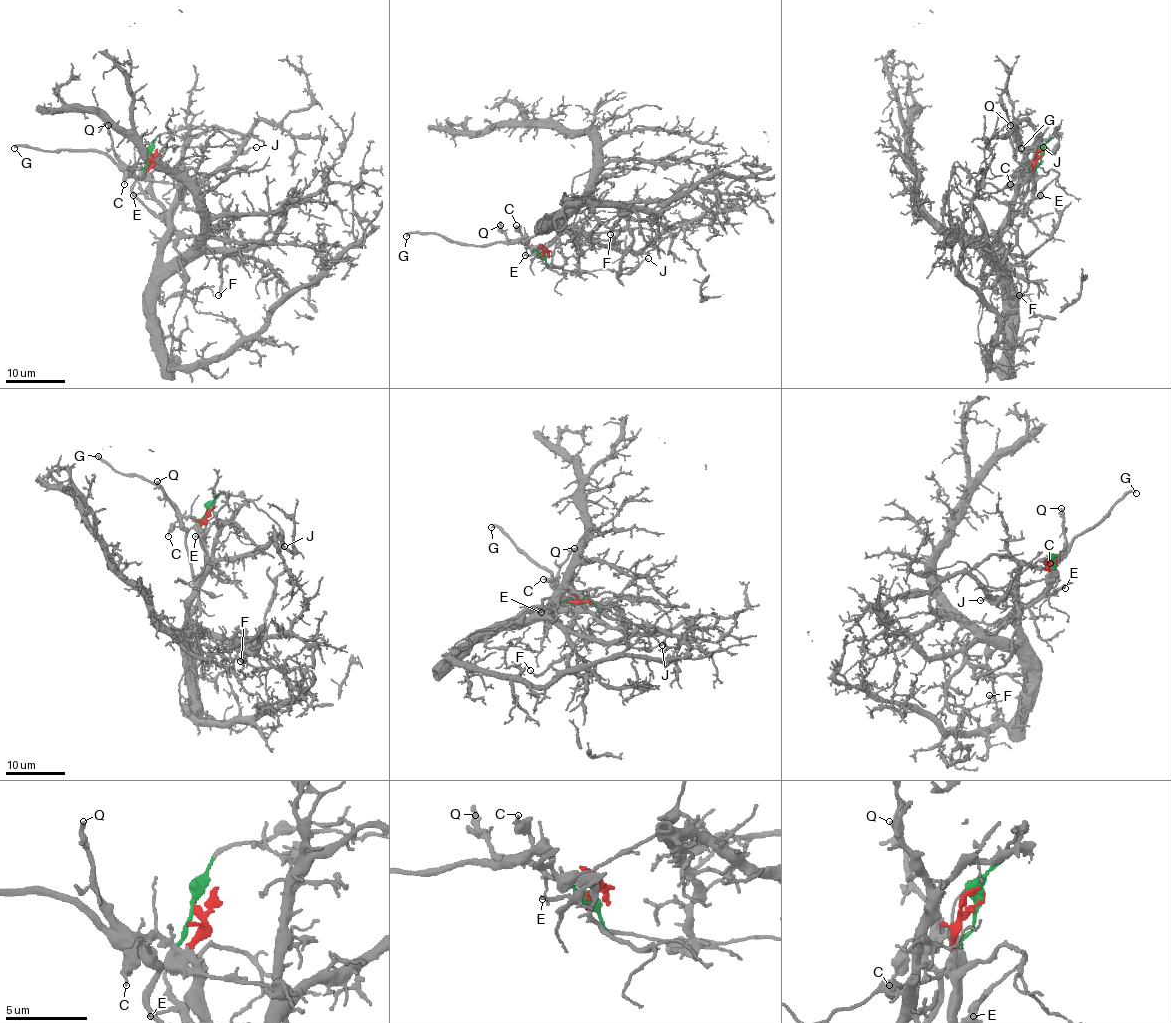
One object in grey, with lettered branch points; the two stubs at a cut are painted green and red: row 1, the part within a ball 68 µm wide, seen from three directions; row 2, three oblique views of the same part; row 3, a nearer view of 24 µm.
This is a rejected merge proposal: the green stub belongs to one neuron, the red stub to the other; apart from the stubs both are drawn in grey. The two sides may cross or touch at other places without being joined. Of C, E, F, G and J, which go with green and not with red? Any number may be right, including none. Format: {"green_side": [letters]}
{"green_side": ["C", "G", "J"]}

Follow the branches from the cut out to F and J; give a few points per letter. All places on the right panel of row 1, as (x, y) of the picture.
F: (1042, 154), (1033, 194), (1003, 230), (1000, 263), (989, 252), (1017, 254), (1026, 264), (1027, 289), (1018, 295)
J: (1042, 154), (1042, 147), (1055, 127), (1058, 144), (1051, 151), (1044, 147)

